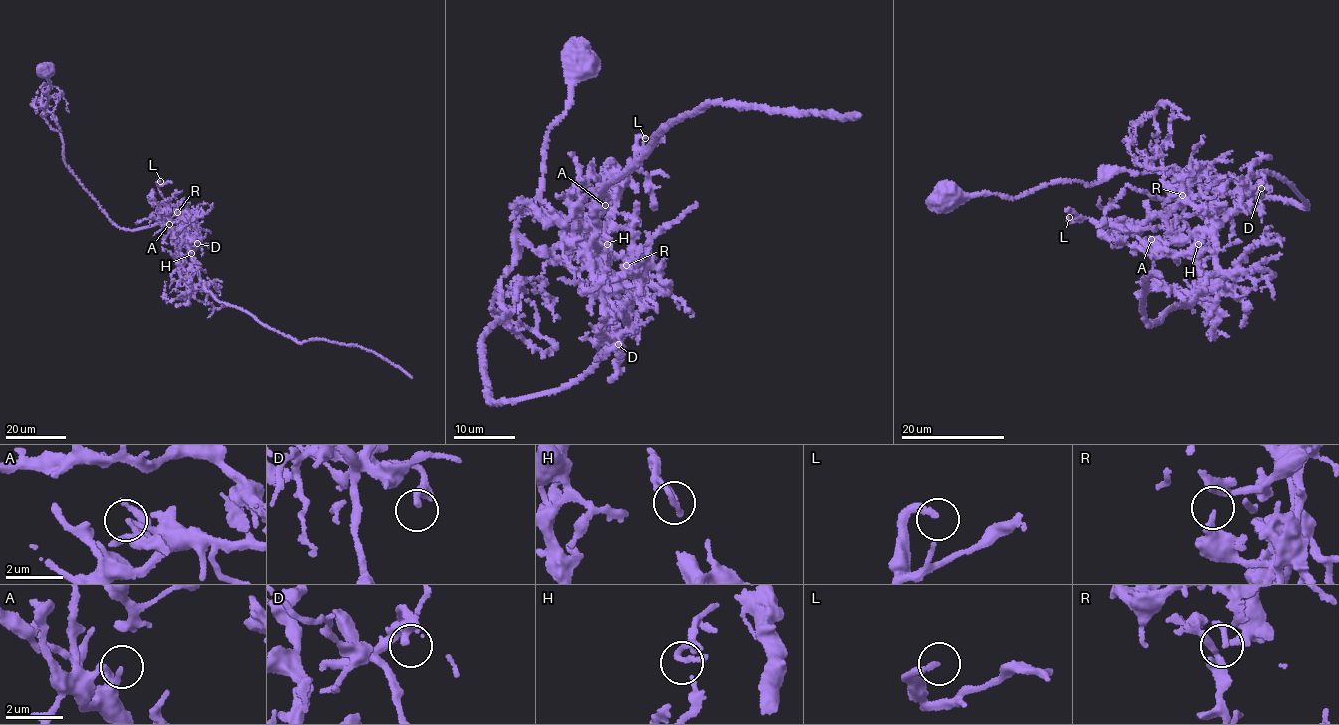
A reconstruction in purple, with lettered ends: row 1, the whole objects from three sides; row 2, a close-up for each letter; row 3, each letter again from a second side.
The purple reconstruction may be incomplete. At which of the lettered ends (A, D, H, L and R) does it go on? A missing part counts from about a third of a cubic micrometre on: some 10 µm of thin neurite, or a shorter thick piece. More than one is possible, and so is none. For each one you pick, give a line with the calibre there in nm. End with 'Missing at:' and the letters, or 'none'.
L: calibre 220 nm
Missing at: L

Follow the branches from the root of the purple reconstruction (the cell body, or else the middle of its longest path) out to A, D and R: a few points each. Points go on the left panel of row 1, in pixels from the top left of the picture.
A: (48, 71), (41, 115), (81, 185), (119, 227), (170, 219), (189, 247), (169, 224)
D: (48, 71), (49, 99), (41, 115), (62, 138), (69, 169), (106, 216), (134, 230), (171, 219), (197, 243)
R: (48, 71), (41, 115), (106, 216), (134, 230), (170, 219), (194, 240), (194, 221), (177, 212)

